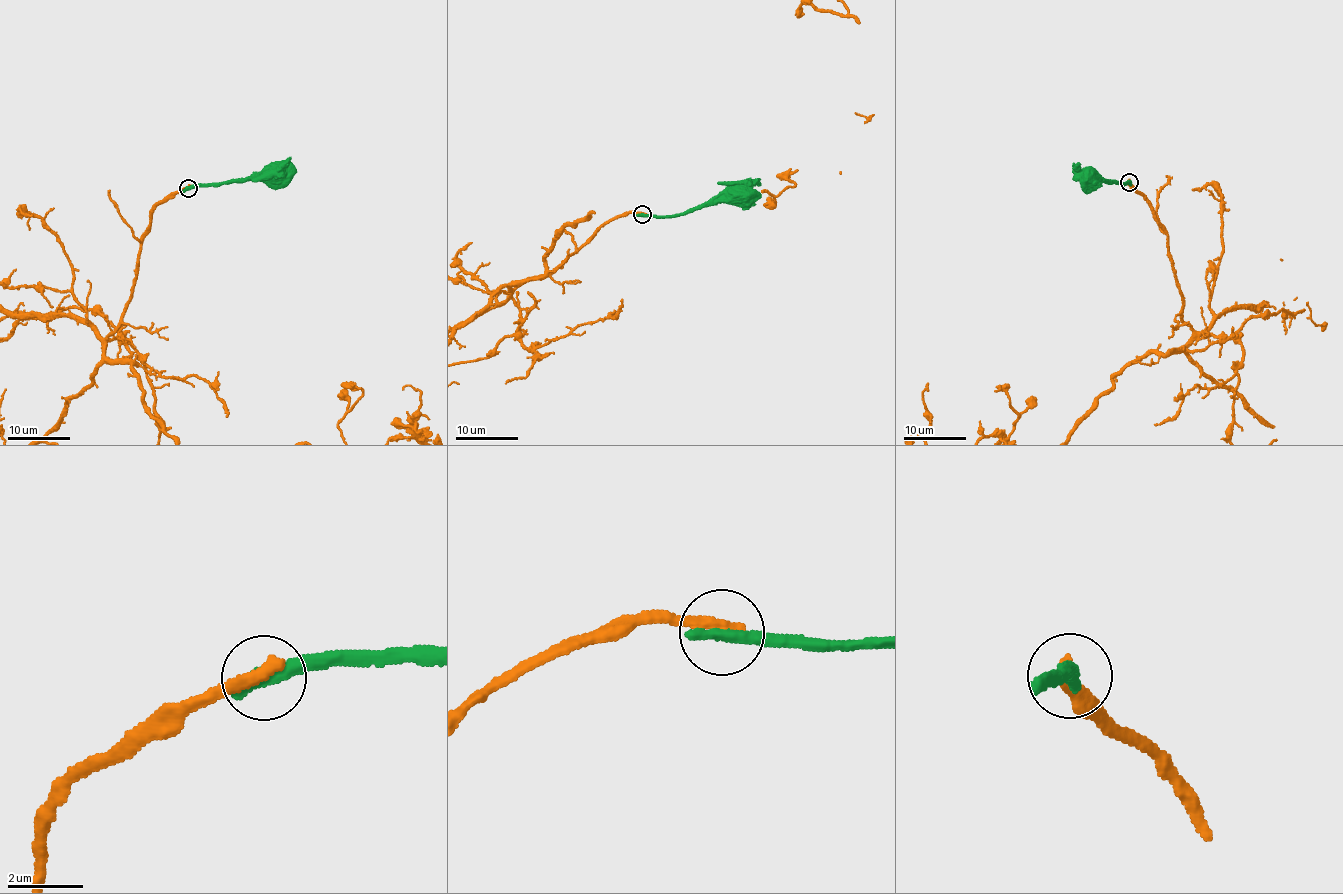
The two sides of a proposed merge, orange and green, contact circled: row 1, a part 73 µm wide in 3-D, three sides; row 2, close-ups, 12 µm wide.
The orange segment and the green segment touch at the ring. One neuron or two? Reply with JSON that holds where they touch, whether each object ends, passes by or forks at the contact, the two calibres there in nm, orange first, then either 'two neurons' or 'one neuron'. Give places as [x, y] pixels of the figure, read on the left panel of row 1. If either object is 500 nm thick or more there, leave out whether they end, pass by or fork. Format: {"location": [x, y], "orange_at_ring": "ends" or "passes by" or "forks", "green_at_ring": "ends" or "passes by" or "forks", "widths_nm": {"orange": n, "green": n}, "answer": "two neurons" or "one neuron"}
{"location": [188, 188], "orange_at_ring": "ends", "green_at_ring": "ends", "widths_nm": {"orange": 380, "green": 460}, "answer": "two neurons"}

